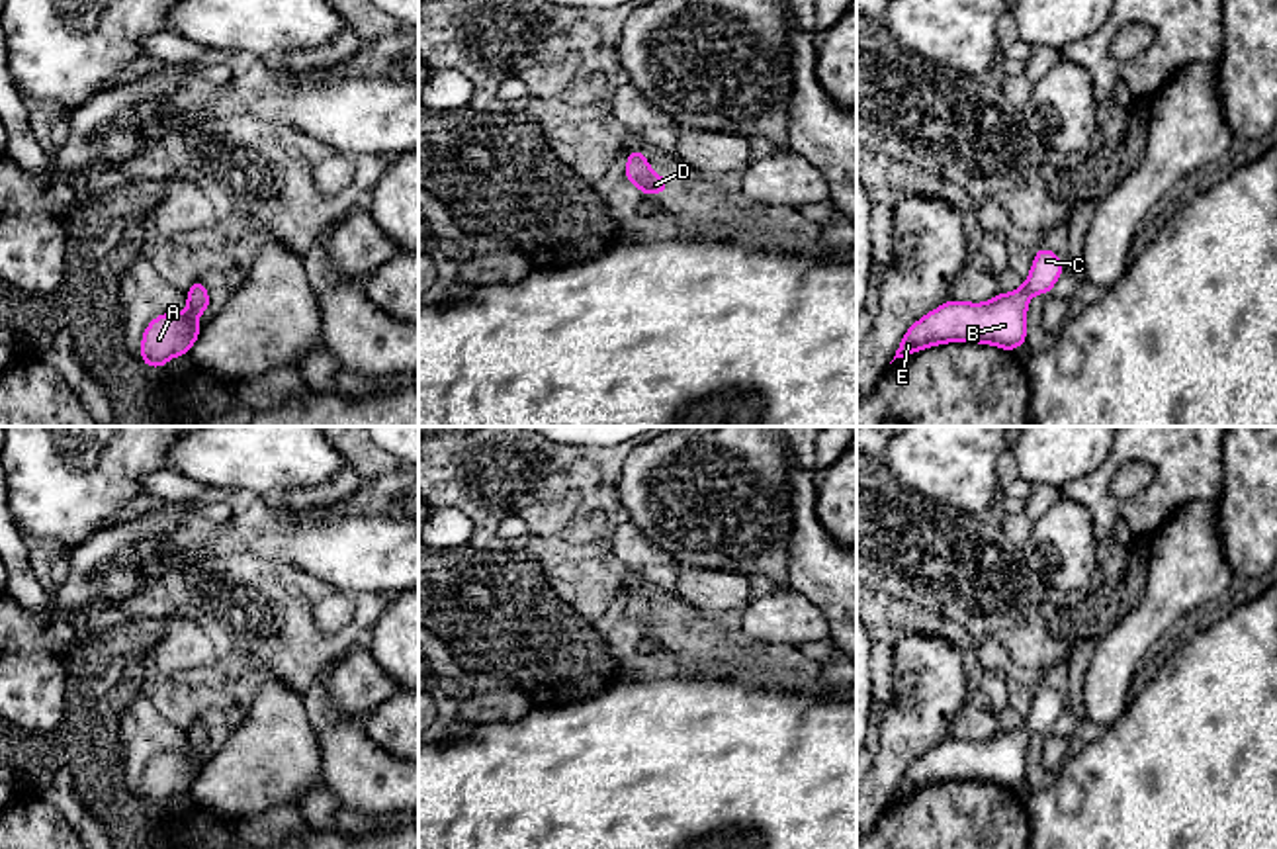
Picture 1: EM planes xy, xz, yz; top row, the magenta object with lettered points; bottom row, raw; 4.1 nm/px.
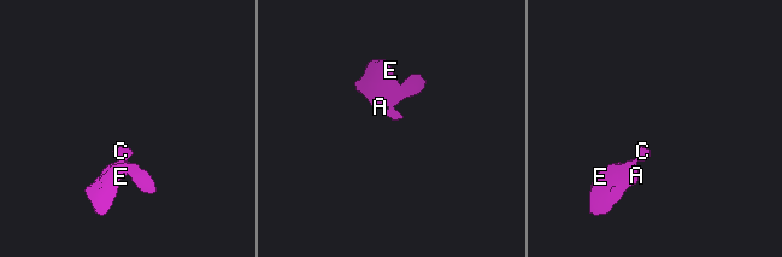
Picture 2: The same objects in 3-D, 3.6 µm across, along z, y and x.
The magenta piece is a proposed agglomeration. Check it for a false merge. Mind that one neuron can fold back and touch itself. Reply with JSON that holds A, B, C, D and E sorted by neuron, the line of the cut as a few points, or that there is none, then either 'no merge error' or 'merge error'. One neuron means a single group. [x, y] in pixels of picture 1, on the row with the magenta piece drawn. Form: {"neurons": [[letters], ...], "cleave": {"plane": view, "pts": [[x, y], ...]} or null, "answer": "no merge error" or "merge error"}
{"neurons": [["A", "B", "C", "D", "E"]], "cleave": null, "answer": "no merge error"}

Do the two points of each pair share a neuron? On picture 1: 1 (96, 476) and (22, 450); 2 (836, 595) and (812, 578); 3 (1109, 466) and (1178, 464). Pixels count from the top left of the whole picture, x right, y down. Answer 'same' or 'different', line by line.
1: same
2: same
3: same

